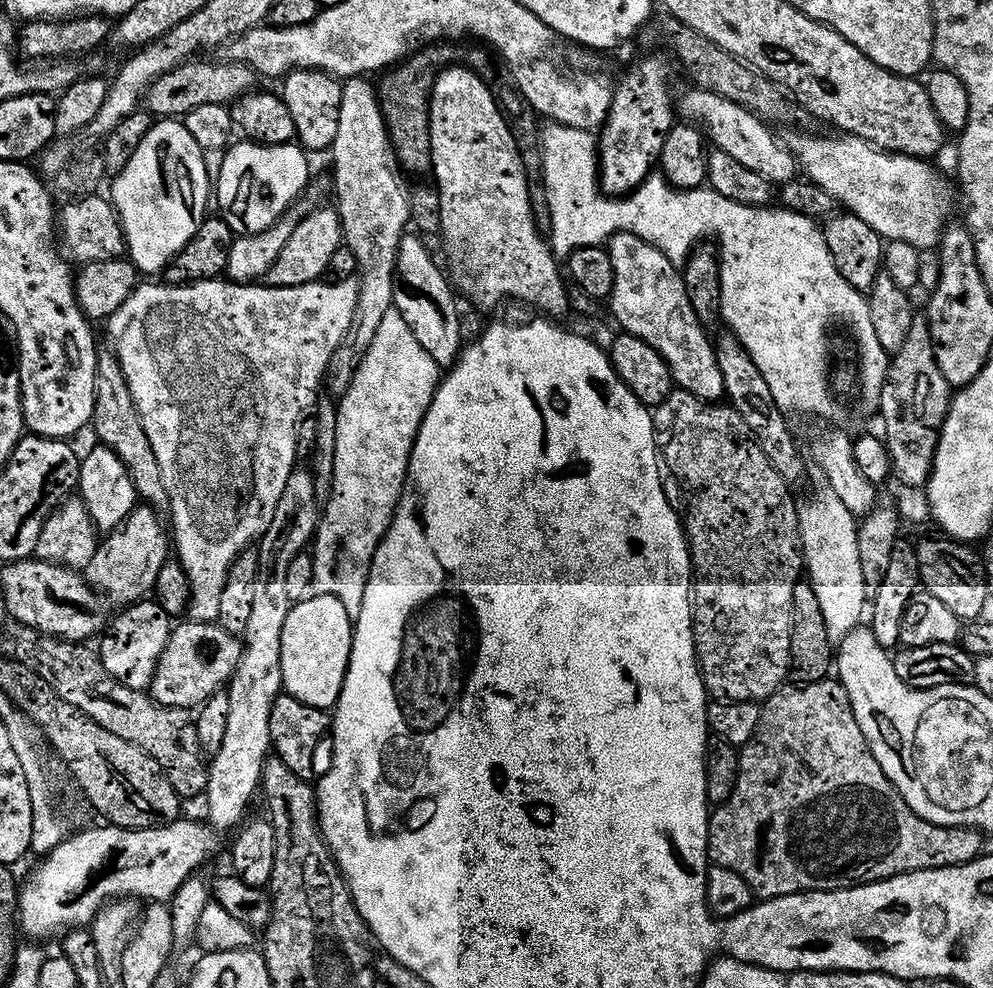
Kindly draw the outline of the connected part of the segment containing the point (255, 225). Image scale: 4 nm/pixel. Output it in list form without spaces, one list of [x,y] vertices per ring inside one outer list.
[[[251,142],[233,143],[225,151],[222,162],[222,174],[214,186],[214,200],[220,203],[219,215],[232,227],[236,236],[253,236],[270,230],[288,209],[303,197],[309,183],[308,159],[309,153],[299,143],[283,144],[282,146],[266,146],[265,144],[253,144]]]

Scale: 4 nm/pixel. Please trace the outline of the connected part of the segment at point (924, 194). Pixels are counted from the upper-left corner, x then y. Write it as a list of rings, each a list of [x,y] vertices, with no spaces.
[[[796,132],[792,137],[787,137],[787,146],[796,156],[803,175],[826,190],[839,205],[845,204],[851,215],[862,218],[862,222],[866,222],[866,226],[870,226],[870,230],[874,230],[884,241],[906,242],[919,250],[935,249],[941,243],[950,224],[948,219],[952,216],[951,182],[939,176],[928,165],[931,163],[927,159],[885,152],[856,136],[836,136],[811,136],[808,132]]]

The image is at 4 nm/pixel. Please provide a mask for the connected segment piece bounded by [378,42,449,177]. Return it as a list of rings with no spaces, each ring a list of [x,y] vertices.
[[[440,42],[421,47],[403,67],[396,70],[401,72],[393,71],[388,74],[393,76],[385,75],[385,80],[378,84],[380,109],[388,127],[388,136],[392,140],[392,148],[396,151],[401,169],[409,177],[429,175],[432,172],[432,141],[429,140],[427,131],[419,132],[418,129],[412,128],[409,132],[404,132],[404,127],[407,124],[431,125],[432,88],[436,85],[438,73],[449,63],[448,52],[444,48],[447,47]]]

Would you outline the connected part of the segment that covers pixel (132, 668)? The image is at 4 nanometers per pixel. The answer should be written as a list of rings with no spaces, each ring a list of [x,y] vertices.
[[[148,598],[127,605],[121,612],[124,613],[113,624],[111,621],[107,625],[102,636],[104,641],[98,644],[100,661],[118,682],[135,692],[144,692],[152,685],[154,670],[158,666],[162,650],[166,650],[166,642],[170,642],[174,624],[163,606]]]

